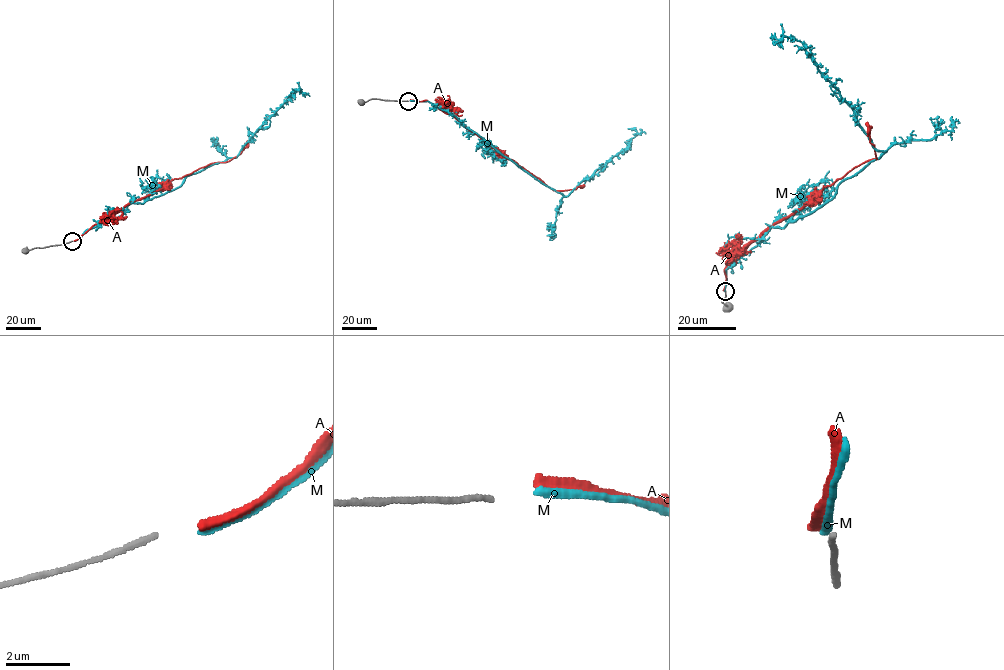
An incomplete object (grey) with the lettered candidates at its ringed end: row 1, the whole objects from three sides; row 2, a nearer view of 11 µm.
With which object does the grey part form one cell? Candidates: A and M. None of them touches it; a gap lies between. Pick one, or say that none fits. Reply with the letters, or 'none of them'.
none of them

